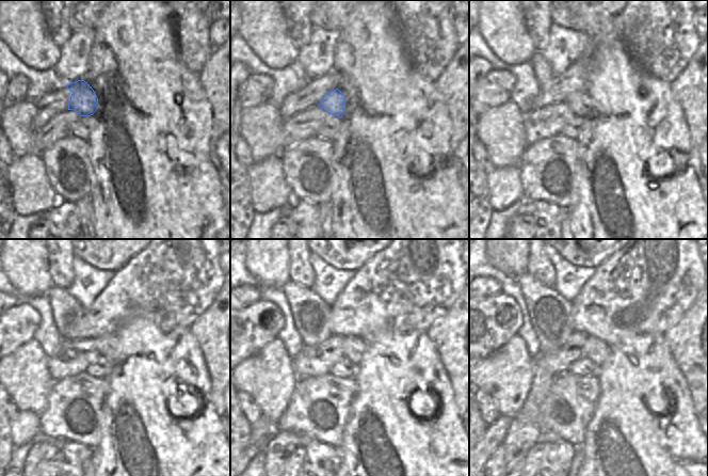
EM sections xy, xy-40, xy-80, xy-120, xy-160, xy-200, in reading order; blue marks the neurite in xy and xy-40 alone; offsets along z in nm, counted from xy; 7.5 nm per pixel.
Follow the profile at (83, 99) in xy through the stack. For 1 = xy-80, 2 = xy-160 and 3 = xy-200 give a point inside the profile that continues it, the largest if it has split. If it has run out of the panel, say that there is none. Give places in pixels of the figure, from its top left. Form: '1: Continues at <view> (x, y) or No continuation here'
1: Continues at xy-80 (579, 102)
2: Continues at xy-160 (354, 347)
3: Continues at xy-200 (595, 349)

